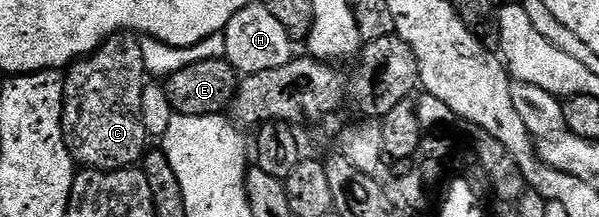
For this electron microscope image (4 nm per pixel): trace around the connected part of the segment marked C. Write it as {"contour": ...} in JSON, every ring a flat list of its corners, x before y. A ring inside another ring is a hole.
{"contour":[[134,33,111,35,93,55,73,64,72,72,78,82,78,120,72,135,78,138,77,158,81,162,83,159,90,169,119,171,141,164,146,158,152,136,143,115,148,98,143,44]]}

